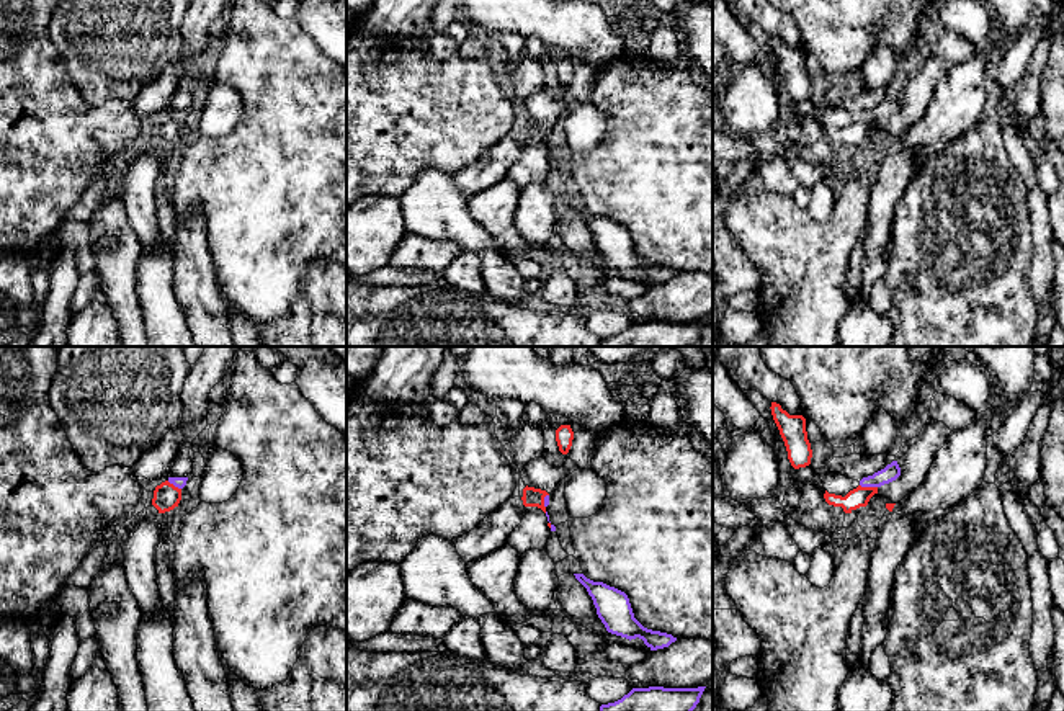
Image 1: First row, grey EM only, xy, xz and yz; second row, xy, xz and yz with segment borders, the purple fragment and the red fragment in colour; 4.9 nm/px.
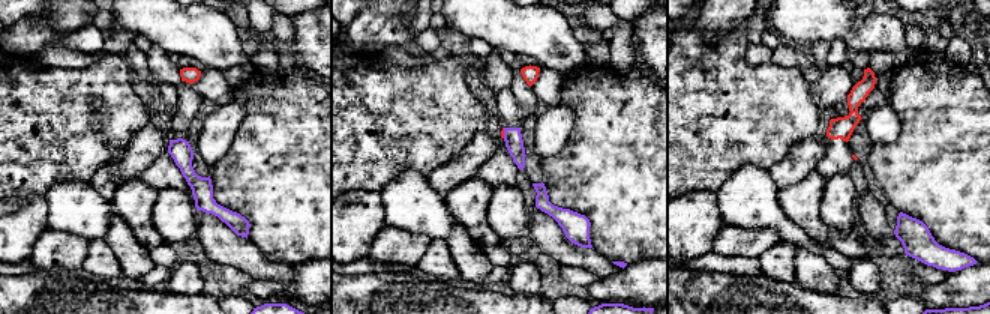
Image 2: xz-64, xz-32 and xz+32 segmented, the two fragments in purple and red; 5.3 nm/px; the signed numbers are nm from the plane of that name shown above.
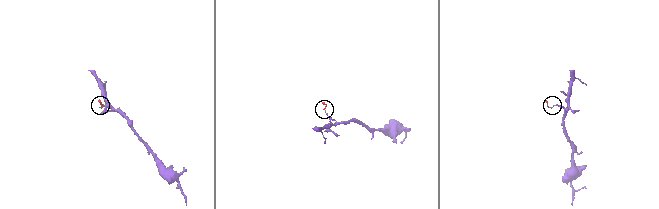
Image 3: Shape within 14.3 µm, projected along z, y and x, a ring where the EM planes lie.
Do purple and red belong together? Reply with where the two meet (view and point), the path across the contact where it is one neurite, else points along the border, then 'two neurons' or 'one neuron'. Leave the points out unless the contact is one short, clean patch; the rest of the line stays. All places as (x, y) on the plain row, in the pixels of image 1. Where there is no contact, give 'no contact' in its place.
meets purple in yz at (868, 120); border along yz (860, 118), (876, 121); two neurons

